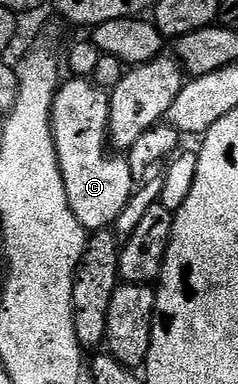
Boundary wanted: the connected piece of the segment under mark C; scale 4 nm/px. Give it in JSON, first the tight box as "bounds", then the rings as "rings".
{"bounds":[52,79,134,234],"rings":[[[65,79],[56,91],[52,107],[52,133],[70,210],[74,210],[74,218],[78,218],[84,231],[91,234],[111,229],[115,225],[122,210],[126,210],[126,202],[130,202],[134,181],[132,167],[128,165],[127,159],[110,150],[109,93],[91,79],[69,79]]]}

